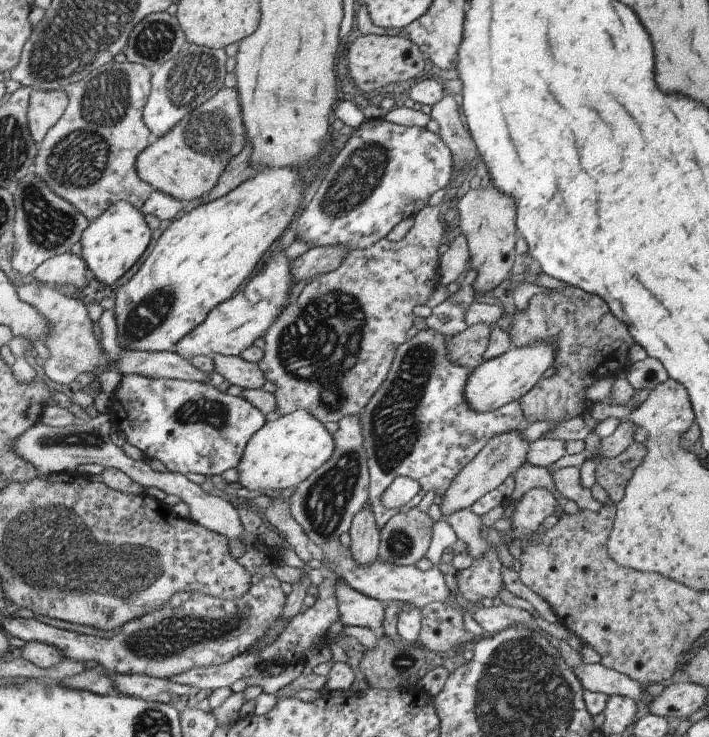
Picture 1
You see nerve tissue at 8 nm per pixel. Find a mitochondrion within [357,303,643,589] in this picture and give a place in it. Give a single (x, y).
(395, 424)

